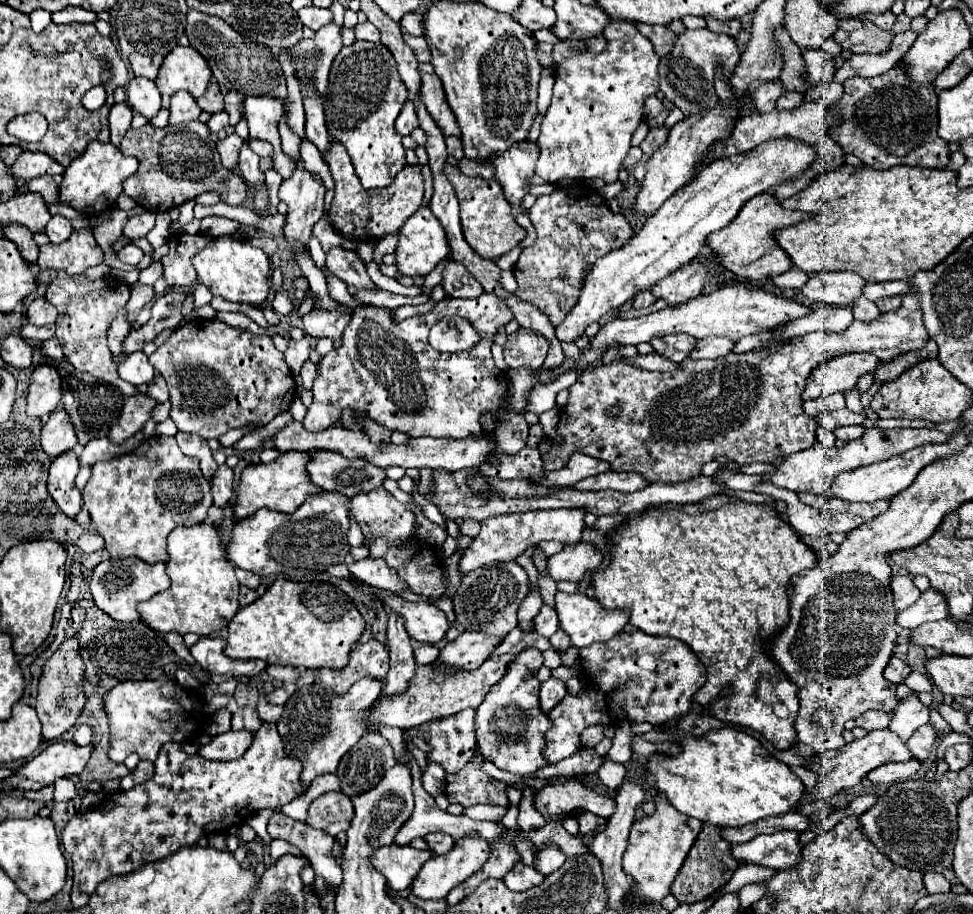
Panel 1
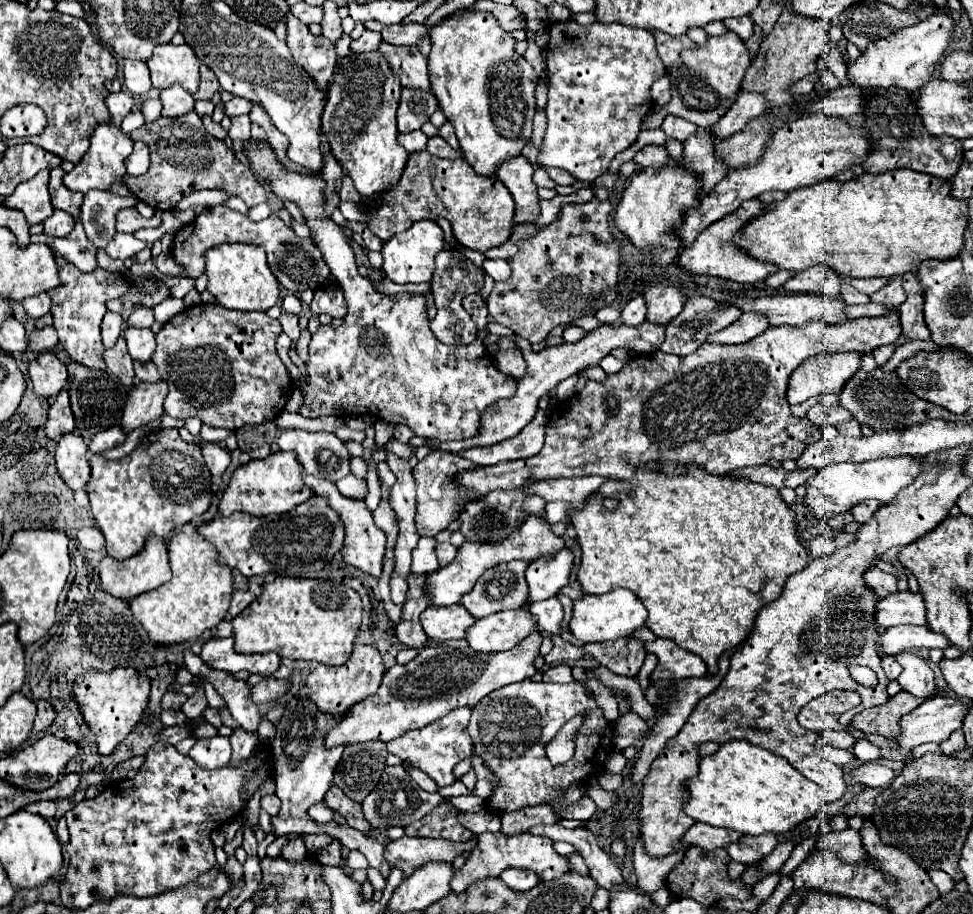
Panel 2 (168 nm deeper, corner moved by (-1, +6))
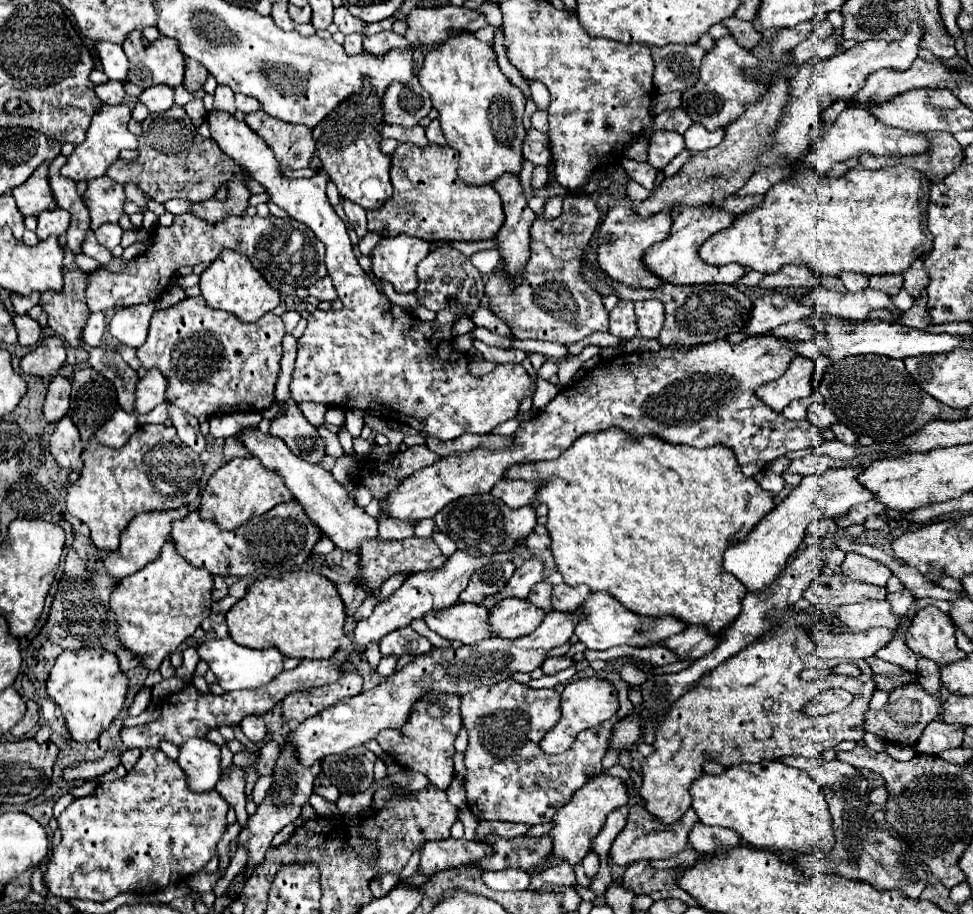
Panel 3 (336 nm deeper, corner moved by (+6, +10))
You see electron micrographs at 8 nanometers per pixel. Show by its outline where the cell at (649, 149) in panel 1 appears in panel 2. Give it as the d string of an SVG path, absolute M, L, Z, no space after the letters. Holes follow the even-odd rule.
M647 144L645 148L641 148L635 154L635 162L641 168L649 168L649 166L665 166L667 164L667 148L665 146L657 146L657 144Z

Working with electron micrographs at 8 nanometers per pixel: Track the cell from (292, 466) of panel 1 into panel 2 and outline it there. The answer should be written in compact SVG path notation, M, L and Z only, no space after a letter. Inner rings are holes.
M275 452L263 460L251 460L247 464L241 464L233 472L229 486L221 496L219 510L223 516L229 516L233 512L247 512L253 516L289 512L309 500L309 496L313 494L311 488L303 484L303 474L305 470L293 452Z

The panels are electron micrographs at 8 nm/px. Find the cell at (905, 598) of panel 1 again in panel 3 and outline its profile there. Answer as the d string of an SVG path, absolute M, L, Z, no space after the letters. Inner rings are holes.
M854 552L846 554L840 570L850 580L866 582L866 584L874 584L874 586L886 586L888 578L892 576L892 570L888 566L884 566L872 558L866 558L862 554L854 554Z

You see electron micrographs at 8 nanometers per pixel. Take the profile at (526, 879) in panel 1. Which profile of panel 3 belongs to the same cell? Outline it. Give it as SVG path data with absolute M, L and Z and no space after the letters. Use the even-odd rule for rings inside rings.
M498 870L498 872L482 872L484 884L494 892L508 892L508 890L528 890L530 878L522 870Z

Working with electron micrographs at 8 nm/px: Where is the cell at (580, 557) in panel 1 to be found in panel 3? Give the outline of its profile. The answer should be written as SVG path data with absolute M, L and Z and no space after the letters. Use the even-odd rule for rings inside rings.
M528 560L524 562L520 568L516 568L516 572L512 574L512 578L508 580L506 588L496 594L496 596L490 596L488 600L484 600L484 606L486 608L494 608L500 600L504 598L510 598L510 596L518 596L518 598L526 598L530 588L542 580L542 570L544 570L544 564L540 560Z

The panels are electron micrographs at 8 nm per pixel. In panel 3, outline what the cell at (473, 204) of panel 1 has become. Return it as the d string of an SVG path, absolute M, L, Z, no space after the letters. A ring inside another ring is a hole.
M400 144L396 152L392 154L392 164L390 164L390 180L394 186L394 196L376 212L368 212L368 228L370 232L382 234L382 236L416 236L428 242L436 240L492 240L496 232L500 230L504 222L504 212L502 212L502 200L498 192L492 186L476 188L464 184L458 174L458 152L450 146L434 146L428 144L424 148L418 148L414 144Z

